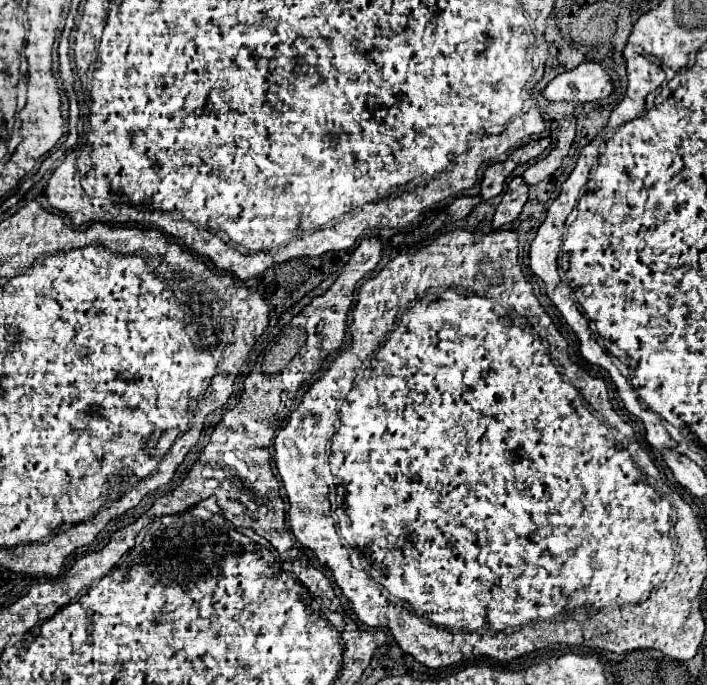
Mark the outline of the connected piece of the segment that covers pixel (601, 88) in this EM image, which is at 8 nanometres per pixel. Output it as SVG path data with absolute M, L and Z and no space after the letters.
M582 63L572 71L560 73L544 89L548 101L596 101L614 91L610 73L600 63Z

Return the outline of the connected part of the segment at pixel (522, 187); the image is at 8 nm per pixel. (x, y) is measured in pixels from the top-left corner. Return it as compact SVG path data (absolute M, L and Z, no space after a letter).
M514 177L508 183L508 189L494 213L494 221L492 221L494 229L500 229L502 225L512 223L520 215L526 199L528 199L528 185L522 181L522 177Z

